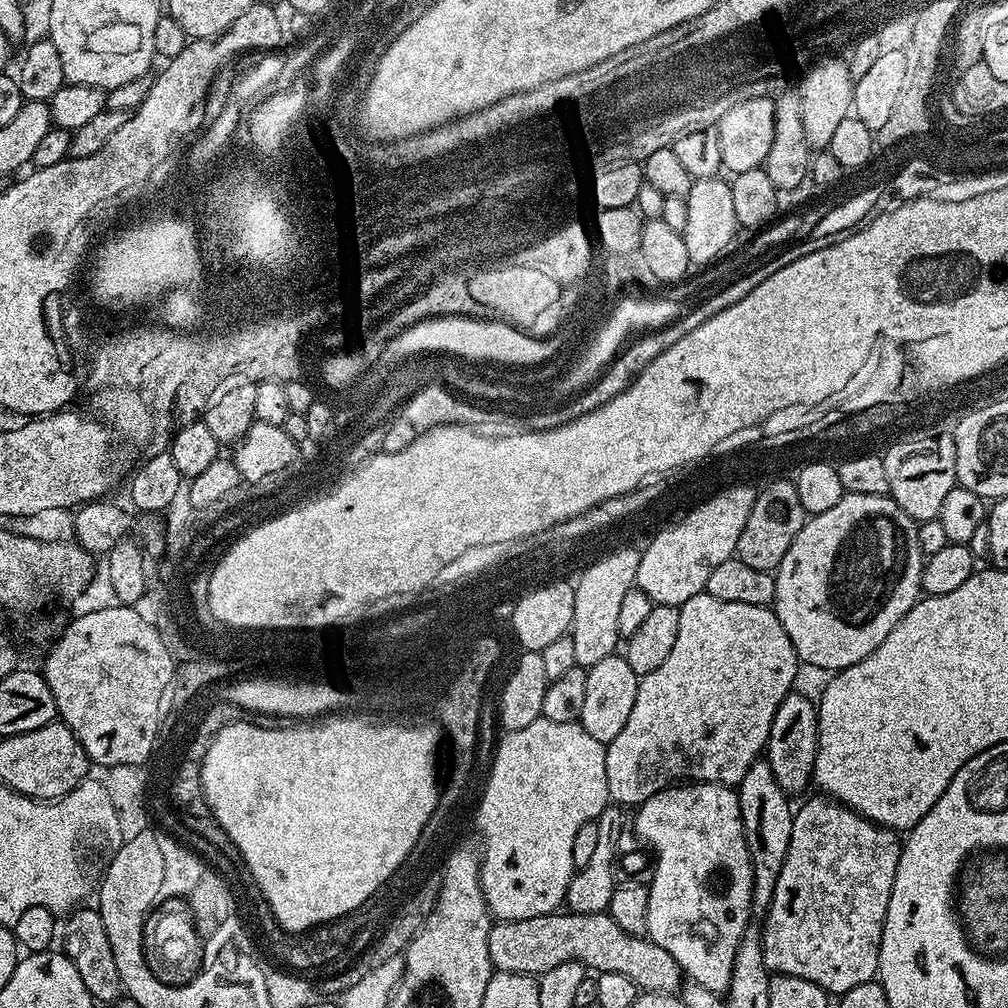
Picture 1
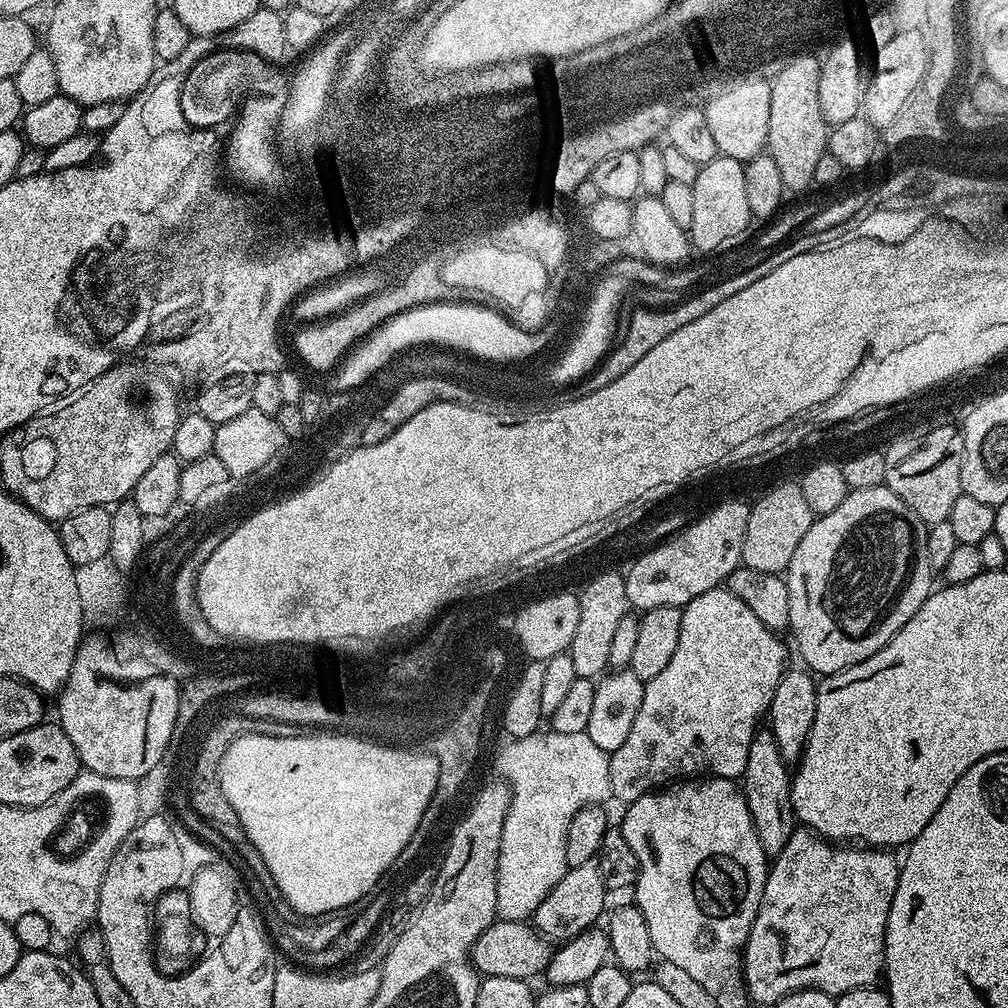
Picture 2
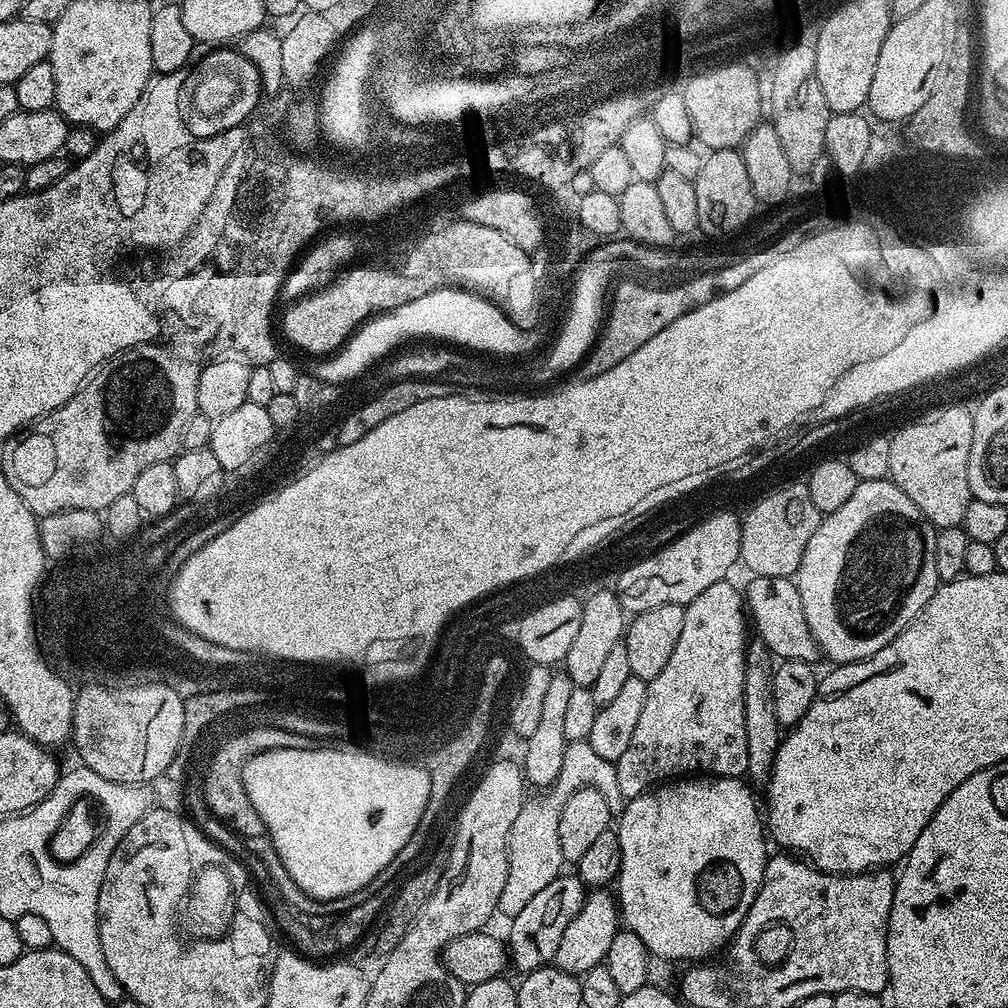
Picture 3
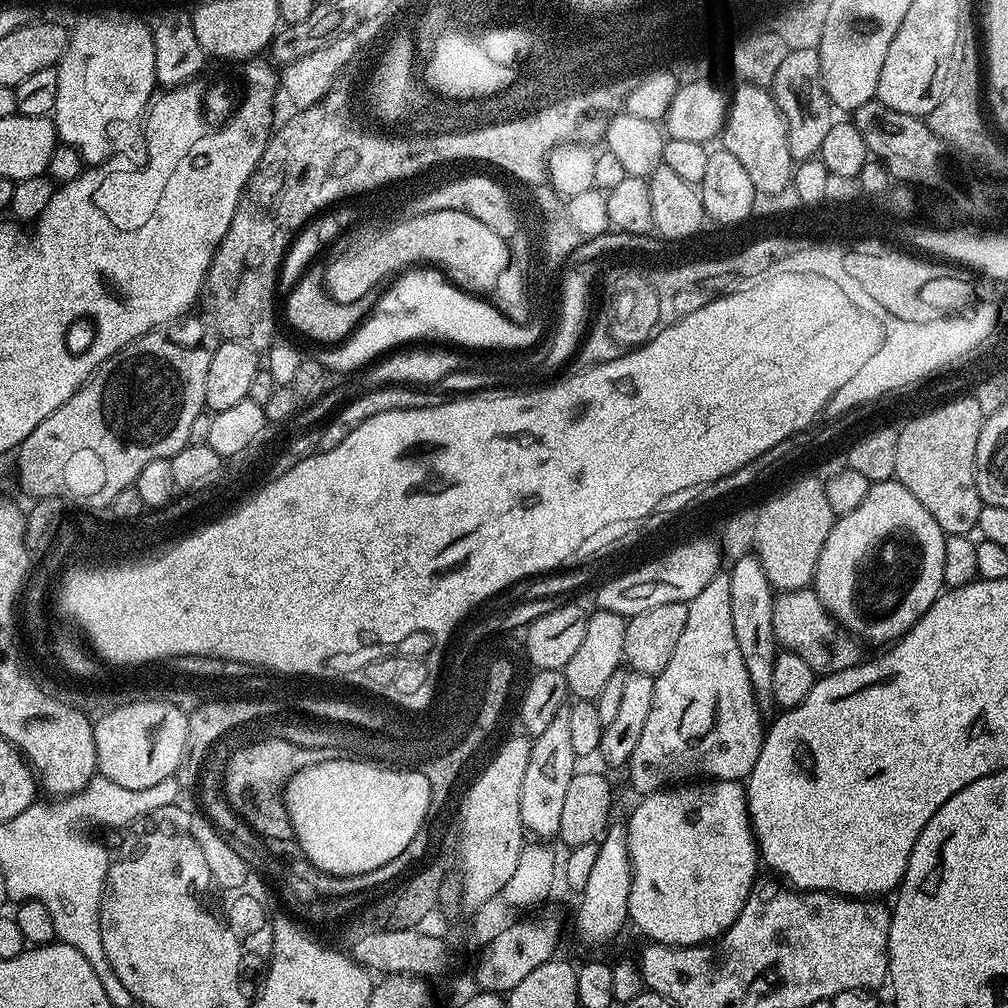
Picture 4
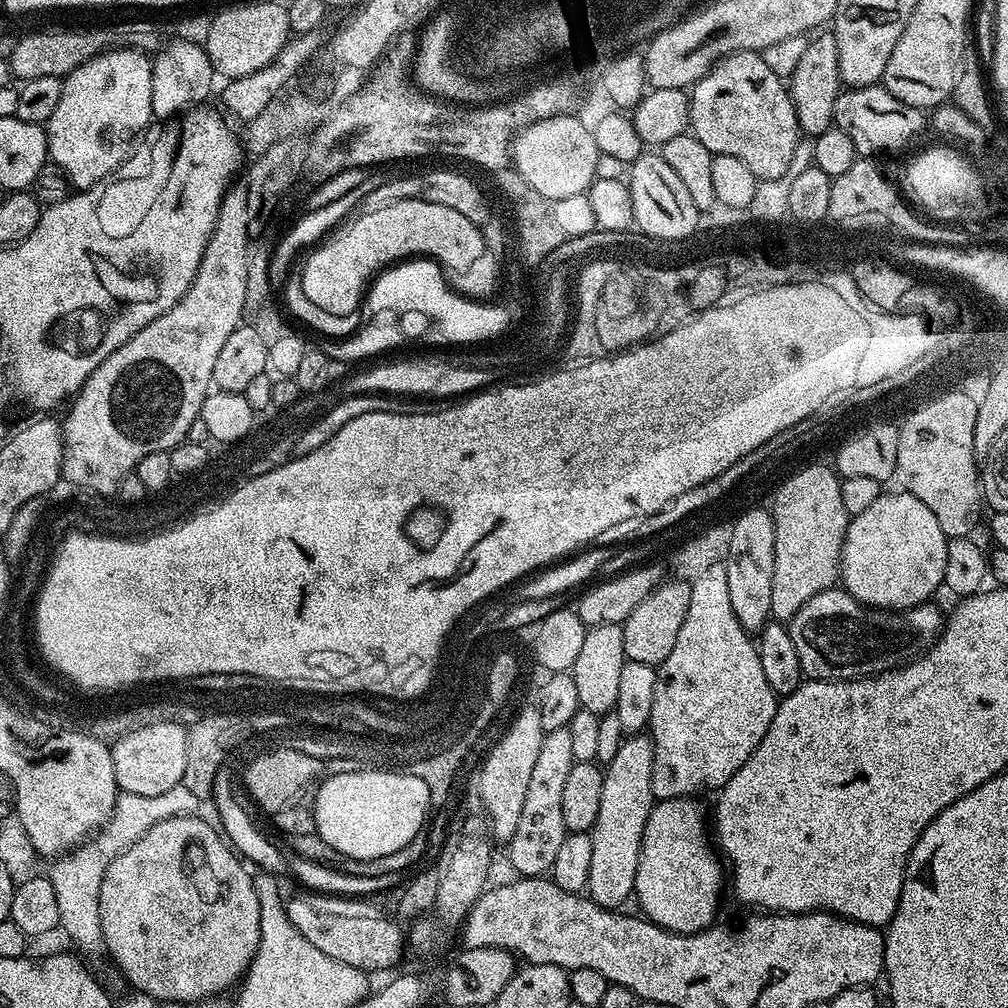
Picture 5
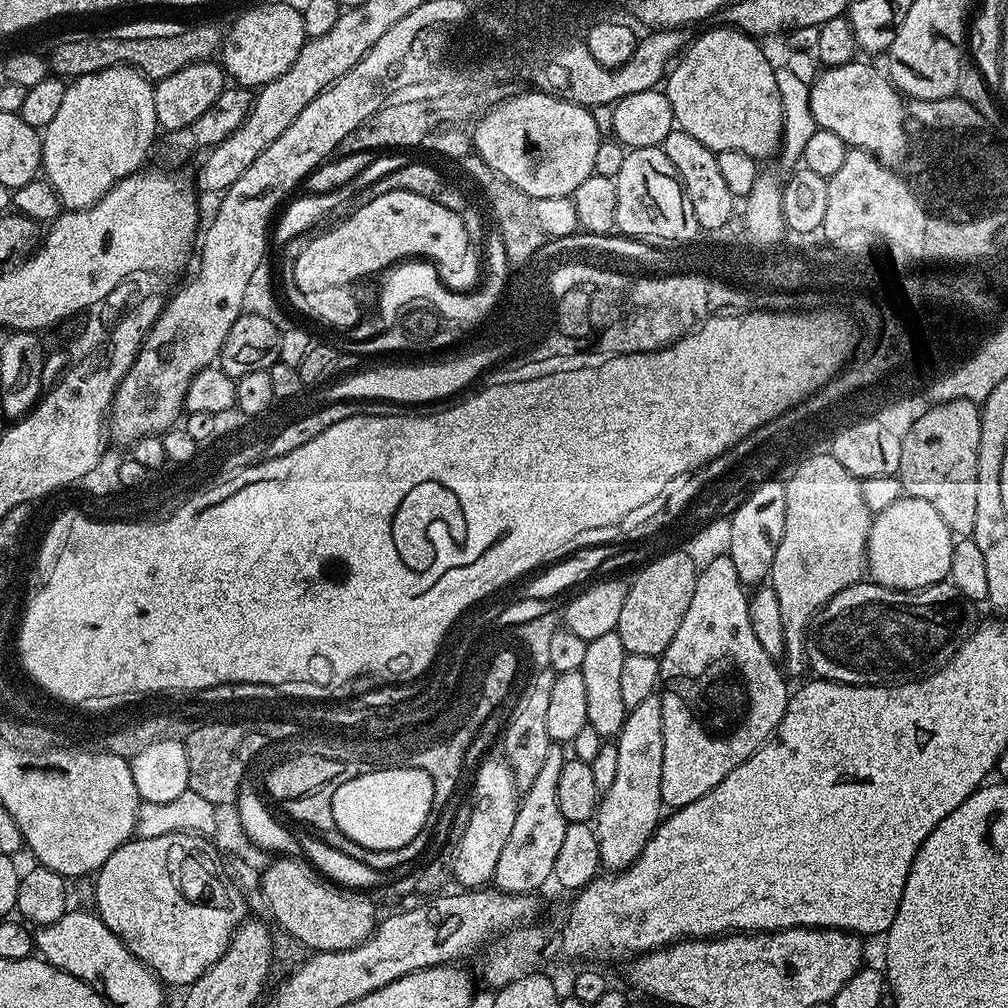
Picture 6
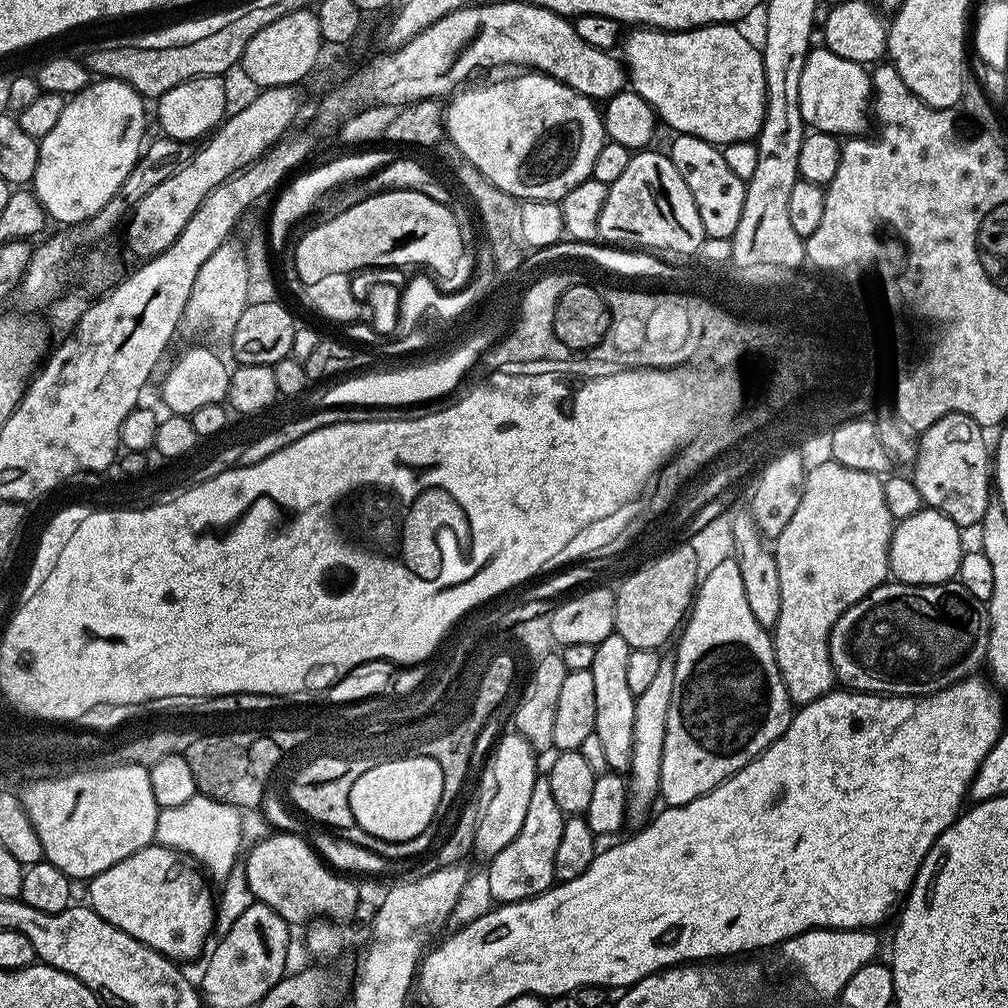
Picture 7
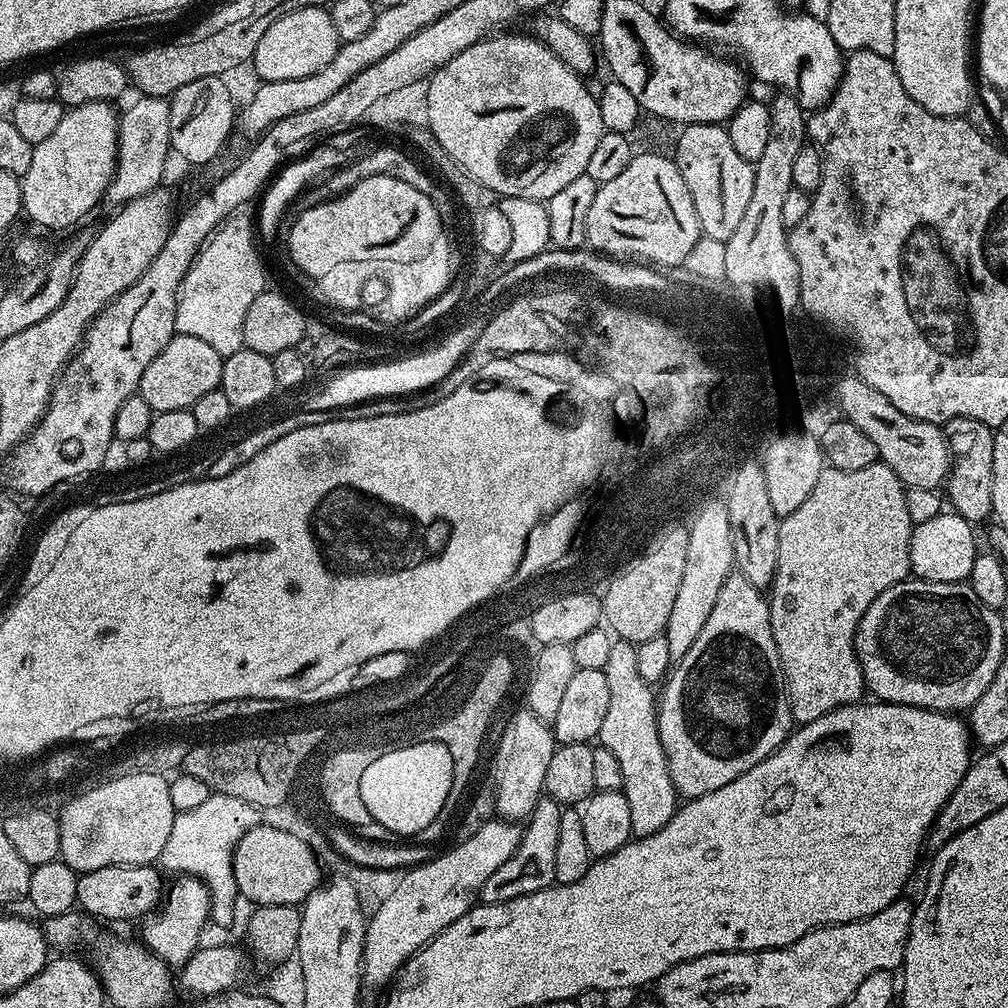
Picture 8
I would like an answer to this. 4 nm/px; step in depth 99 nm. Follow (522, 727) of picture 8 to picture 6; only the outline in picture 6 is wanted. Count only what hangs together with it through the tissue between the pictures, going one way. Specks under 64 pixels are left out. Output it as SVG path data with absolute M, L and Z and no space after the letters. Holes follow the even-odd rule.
M507 760L486 761L476 772L476 801L470 804L466 830L455 837L456 853L450 859L451 879L457 880L461 889L479 890L495 877L498 857L502 846L506 846L506 838L510 838L519 805L516 779L512 777Z

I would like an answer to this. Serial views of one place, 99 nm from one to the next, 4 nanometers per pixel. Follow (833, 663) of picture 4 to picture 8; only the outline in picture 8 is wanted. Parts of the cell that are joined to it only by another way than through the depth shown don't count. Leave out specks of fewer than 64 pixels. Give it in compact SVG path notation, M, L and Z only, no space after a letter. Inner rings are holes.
M909 578L882 590L882 594L878 594L878 598L874 598L874 602L870 602L866 614L862 614L856 627L856 660L860 663L860 669L864 675L865 689L869 693L873 692L876 695L873 697L877 701L886 704L909 704L915 708L925 708L935 712L964 714L972 709L982 694L986 693L990 682L994 681L999 664L1003 662L1006 655L1004 643L1006 643L1006 637L1003 634L1001 613L997 609L983 604L978 598L978 594L974 594L974 590L967 582L930 582L919 578Z

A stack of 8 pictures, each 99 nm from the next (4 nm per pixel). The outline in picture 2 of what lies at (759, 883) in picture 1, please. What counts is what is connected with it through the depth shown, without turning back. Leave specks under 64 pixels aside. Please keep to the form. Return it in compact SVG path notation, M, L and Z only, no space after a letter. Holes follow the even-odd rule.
M758 730L750 742L750 754L746 754L746 770L742 777L742 791L750 810L750 818L754 822L754 830L758 834L758 842L762 842L765 854L774 858L782 846L786 846L794 830L794 817L790 768L782 754L778 754L778 742L774 742L771 730Z

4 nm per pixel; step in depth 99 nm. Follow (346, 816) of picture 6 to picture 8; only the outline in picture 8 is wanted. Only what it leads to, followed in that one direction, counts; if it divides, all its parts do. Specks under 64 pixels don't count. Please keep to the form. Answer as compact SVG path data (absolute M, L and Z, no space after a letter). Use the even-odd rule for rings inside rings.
M438 741L389 749L362 770L362 802L366 802L366 810L370 810L372 818L389 833L397 832L400 838L412 838L441 819L440 811L448 796L453 795L456 772L450 750Z

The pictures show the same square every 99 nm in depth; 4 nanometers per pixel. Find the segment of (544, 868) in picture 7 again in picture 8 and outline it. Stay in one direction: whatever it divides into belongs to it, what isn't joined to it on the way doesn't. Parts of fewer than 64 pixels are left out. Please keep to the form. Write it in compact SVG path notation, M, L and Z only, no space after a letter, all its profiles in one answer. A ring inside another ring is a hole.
M541 795L534 806L532 815L528 817L526 825L520 835L520 844L490 878L486 878L486 886L482 886L480 900L486 904L501 904L514 898L522 898L526 894L541 892L544 888L551 888L556 875L554 874L554 861L558 847L558 818L562 805L551 796Z

